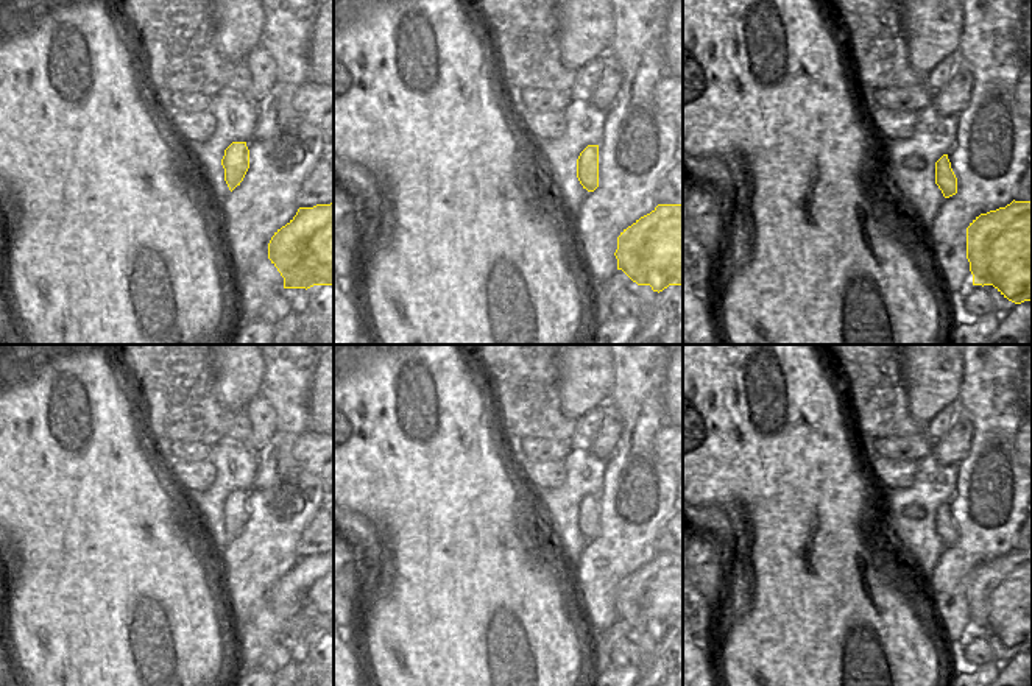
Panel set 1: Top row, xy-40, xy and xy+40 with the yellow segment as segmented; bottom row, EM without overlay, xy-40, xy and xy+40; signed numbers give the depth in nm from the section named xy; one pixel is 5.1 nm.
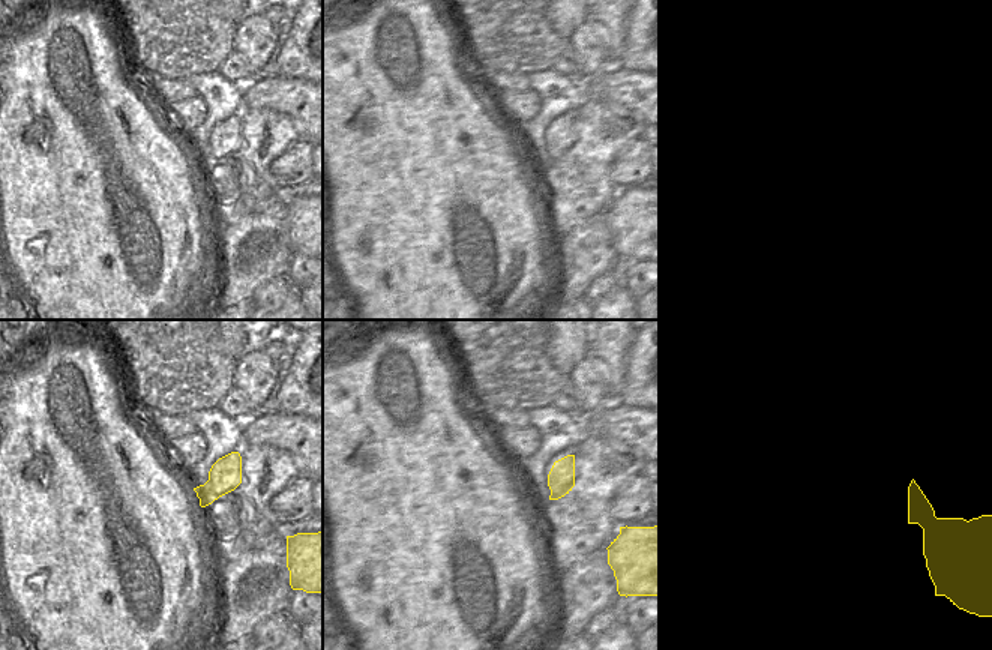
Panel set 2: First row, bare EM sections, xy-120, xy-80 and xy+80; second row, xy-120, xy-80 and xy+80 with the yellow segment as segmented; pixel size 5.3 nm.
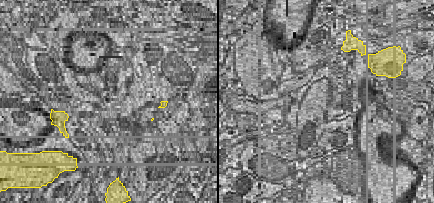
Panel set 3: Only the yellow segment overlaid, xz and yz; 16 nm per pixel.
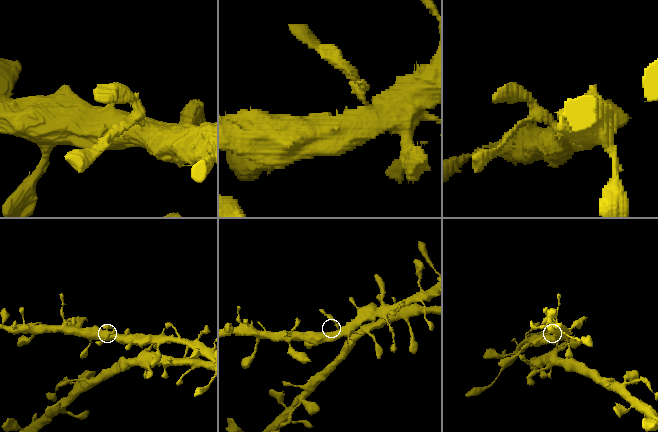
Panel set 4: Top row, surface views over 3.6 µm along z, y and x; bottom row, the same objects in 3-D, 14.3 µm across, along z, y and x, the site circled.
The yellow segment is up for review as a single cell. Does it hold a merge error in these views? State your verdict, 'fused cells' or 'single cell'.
single cell

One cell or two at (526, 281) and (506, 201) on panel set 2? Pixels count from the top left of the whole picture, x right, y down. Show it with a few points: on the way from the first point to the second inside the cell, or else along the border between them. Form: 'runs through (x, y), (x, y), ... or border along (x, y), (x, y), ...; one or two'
runs through (527, 261), (527, 251), (506, 230), (506, 221); one

